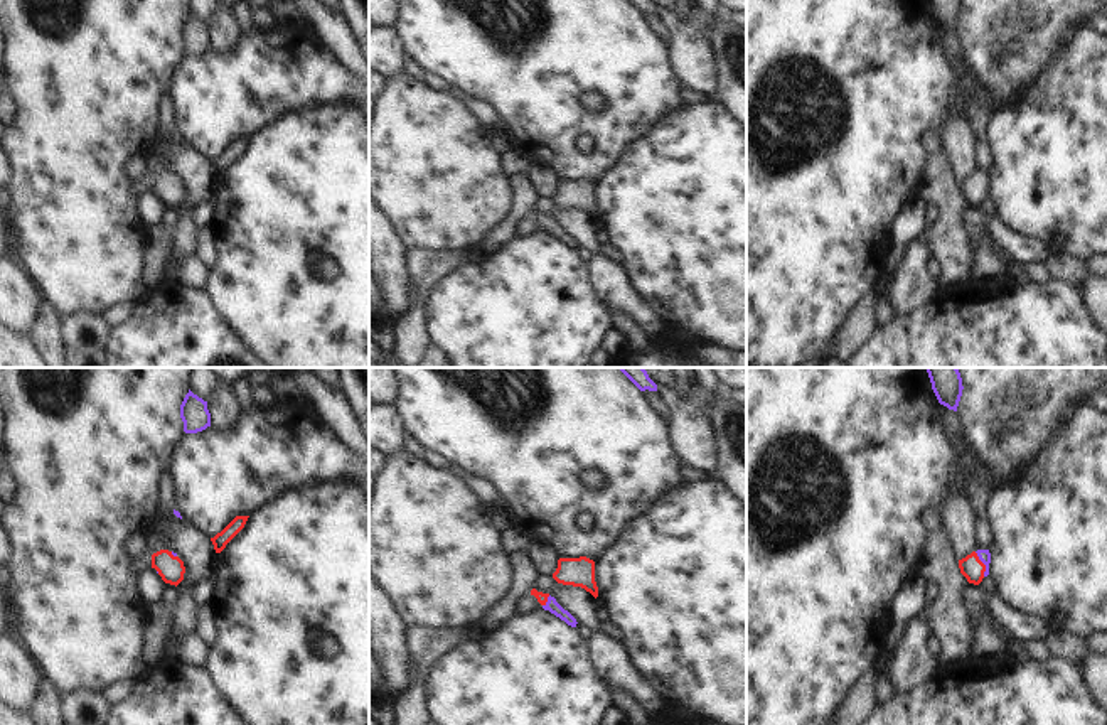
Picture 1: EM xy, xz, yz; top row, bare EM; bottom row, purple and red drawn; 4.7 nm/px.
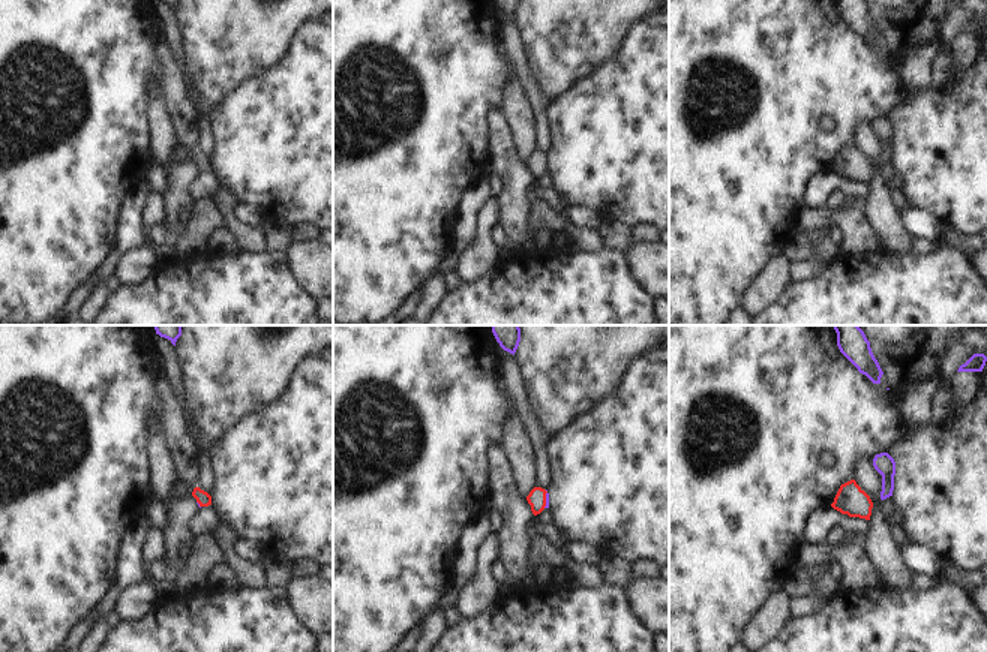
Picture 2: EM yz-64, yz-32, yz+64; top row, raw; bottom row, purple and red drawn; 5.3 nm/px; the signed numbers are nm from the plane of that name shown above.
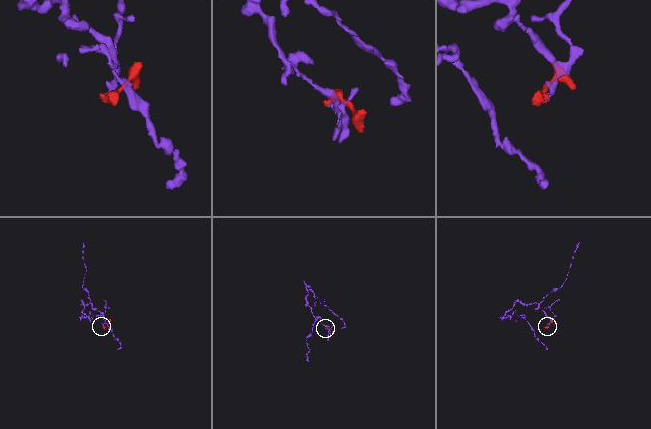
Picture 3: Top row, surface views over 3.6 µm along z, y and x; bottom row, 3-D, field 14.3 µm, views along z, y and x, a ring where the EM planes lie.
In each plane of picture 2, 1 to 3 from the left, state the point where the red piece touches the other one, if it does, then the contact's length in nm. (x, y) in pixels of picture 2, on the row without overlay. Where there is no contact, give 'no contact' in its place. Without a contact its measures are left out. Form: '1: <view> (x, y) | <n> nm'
1: yz-64 (198, 168) | 40 nm
2: yz-32 (546, 164) | 100 nm
3: no contact

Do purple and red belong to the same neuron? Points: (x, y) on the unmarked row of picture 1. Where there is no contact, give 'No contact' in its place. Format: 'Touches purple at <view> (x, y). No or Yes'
Touches purple at yz (983, 184). Yes.

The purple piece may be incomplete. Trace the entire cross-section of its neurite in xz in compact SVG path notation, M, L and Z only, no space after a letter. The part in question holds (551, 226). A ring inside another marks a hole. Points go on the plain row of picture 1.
M536 211L531 212L531 218L537 221L544 233L549 233L551 236L564 243L568 248L576 250L576 241L568 233L564 233L554 219L537 214Z

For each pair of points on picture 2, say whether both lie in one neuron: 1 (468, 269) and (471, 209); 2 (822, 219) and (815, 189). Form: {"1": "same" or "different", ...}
{"1": "different", "2": "different"}

